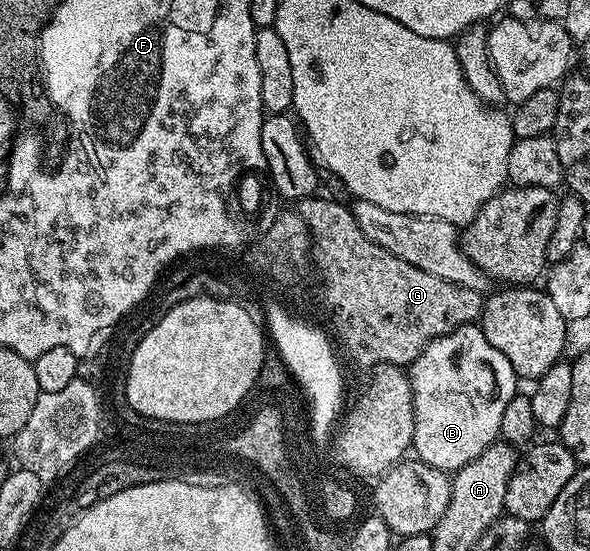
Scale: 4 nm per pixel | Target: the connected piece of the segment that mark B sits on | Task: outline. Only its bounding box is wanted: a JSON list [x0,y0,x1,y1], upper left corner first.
[408,325,520,472]

